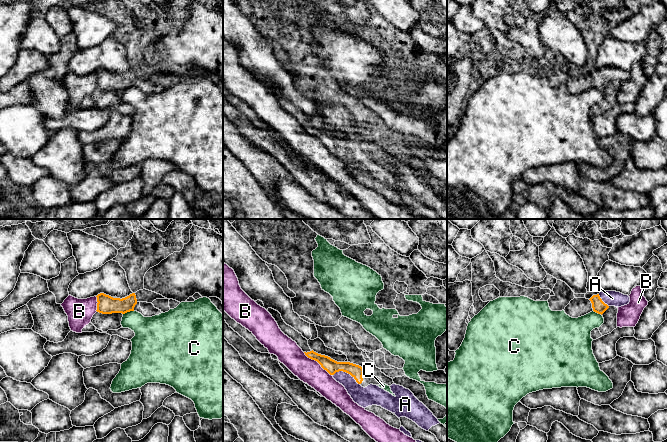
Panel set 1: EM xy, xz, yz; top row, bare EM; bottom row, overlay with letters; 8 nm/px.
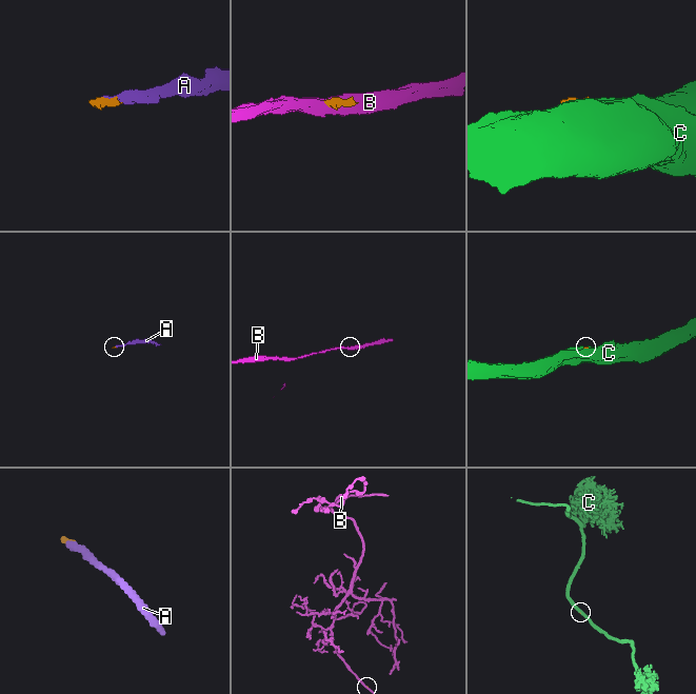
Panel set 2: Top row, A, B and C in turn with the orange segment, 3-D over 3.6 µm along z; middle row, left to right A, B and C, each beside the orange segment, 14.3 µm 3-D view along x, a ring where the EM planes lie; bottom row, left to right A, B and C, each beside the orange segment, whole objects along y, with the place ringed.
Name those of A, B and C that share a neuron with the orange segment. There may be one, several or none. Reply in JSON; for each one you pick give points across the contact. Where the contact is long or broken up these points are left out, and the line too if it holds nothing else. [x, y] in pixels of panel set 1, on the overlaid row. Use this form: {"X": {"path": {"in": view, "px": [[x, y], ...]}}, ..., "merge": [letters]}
{"A": {"path": {"in": "xz", "px": [[331, 366], [346, 372], [364, 397]]}}, "merge": ["A"]}

